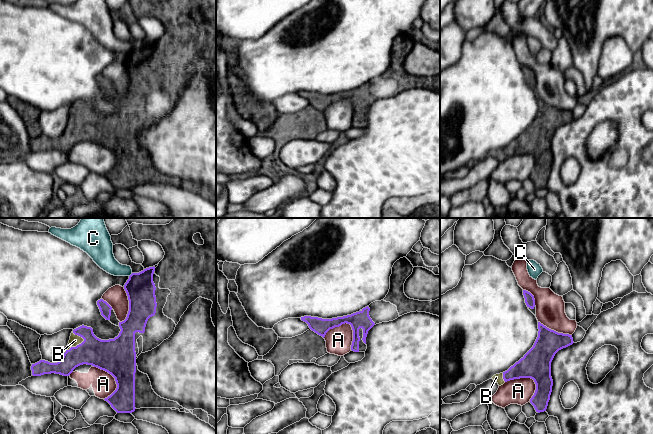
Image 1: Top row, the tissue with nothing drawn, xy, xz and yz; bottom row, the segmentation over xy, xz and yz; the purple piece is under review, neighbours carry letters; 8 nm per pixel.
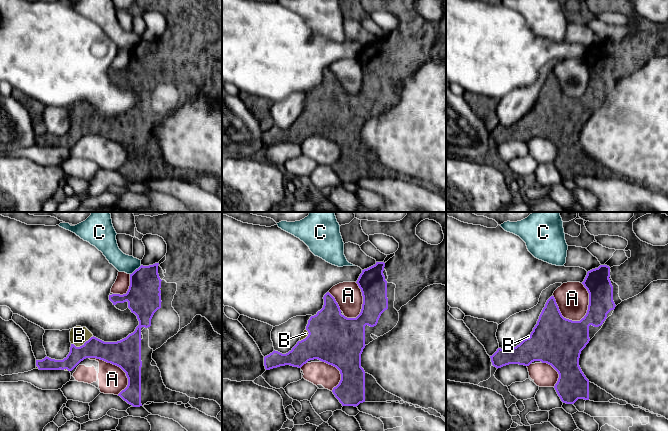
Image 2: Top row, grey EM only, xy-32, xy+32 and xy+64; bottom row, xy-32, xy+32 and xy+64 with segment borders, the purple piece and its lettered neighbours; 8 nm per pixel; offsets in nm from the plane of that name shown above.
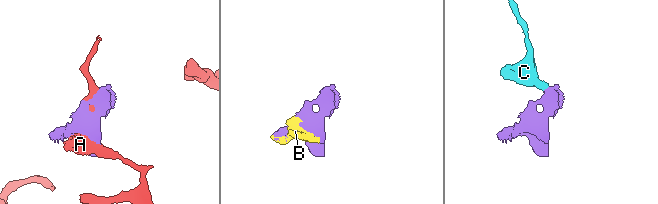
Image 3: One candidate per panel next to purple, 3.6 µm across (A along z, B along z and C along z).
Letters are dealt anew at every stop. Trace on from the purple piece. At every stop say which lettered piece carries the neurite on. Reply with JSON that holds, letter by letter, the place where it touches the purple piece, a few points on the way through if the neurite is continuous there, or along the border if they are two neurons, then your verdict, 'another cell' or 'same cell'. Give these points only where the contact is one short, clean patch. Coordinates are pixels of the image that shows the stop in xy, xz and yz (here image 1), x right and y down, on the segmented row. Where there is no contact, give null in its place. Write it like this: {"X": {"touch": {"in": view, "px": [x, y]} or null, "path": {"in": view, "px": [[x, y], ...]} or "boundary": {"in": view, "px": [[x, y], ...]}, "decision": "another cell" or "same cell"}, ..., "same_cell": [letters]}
{"A": {"touch": {"in": "xz", "px": [349, 323]}, "decision": "another cell"}, "B": {"touch": {"in": "xy", "px": [76, 346]}, "decision": "same cell"}, "C": {"touch": {"in": "xy", "px": [130, 275]}, "boundary": {"in": "xy", "px": [[132, 273], [129, 276]]}, "decision": "another cell"}, "same_cell": ["B"]}

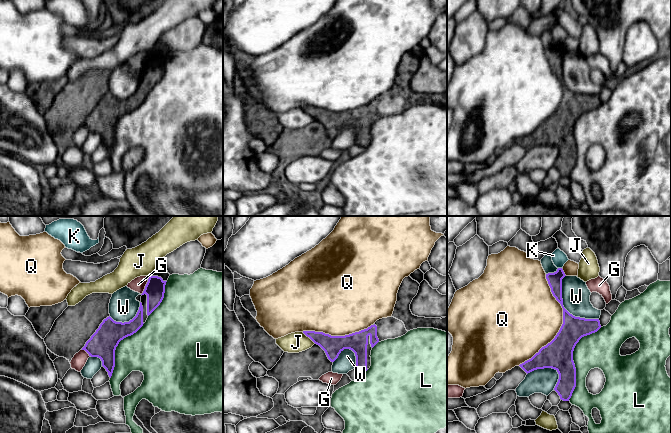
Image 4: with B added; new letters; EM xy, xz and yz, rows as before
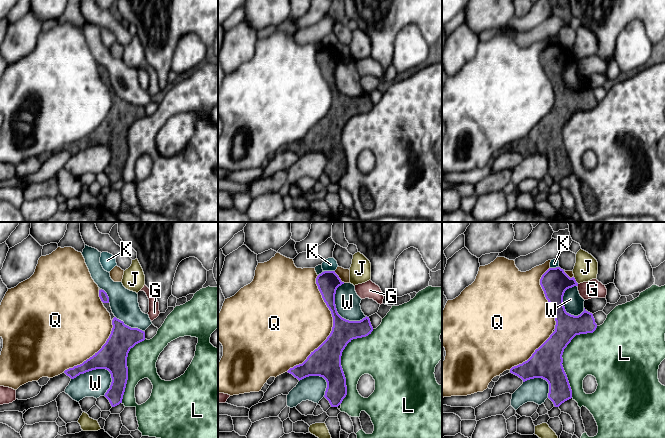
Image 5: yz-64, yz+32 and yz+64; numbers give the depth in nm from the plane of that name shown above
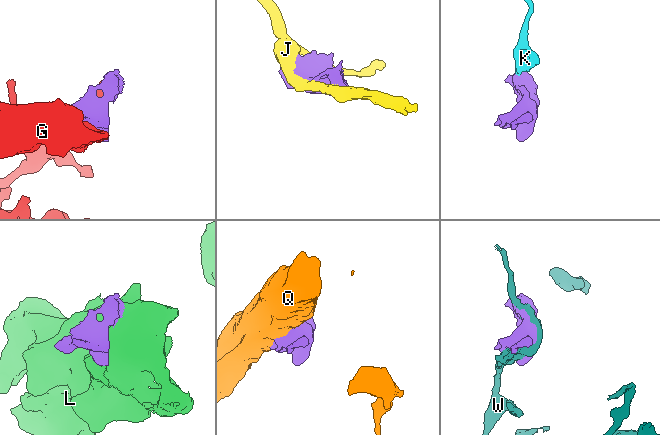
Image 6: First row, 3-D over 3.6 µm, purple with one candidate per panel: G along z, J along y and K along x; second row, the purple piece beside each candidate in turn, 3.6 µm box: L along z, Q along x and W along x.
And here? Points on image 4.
{"G": {"touch": {"in": "xy", "px": [146, 285]}, "decision": "another cell"}, "J": {"touch": {"in": "xz", "px": [309, 337]}, "decision": "another cell"}, "K": {"touch": {"in": "yz", "px": [560, 268]}, "boundary": {"in": "yz", "px": [[558, 267], [561, 268]]}, "decision": "another cell"}, "L": {"touch": {"in": "yz", "px": [572, 359]}, "decision": "another cell"}, "Q": {"touch": {"in": "yz", "px": [562, 324]}, "decision": "another cell"}, "W": {"touch": {"in": "yz", "px": [564, 308]}, "decision": "another cell"}, "same_cell": []}

